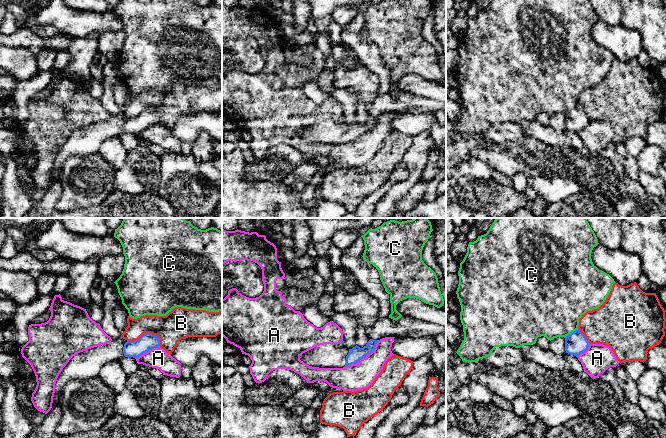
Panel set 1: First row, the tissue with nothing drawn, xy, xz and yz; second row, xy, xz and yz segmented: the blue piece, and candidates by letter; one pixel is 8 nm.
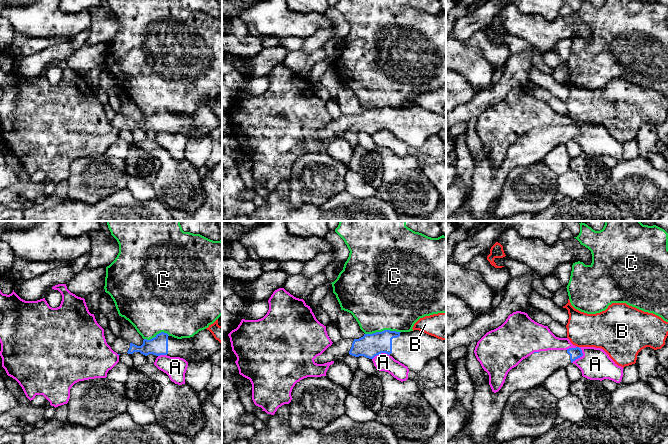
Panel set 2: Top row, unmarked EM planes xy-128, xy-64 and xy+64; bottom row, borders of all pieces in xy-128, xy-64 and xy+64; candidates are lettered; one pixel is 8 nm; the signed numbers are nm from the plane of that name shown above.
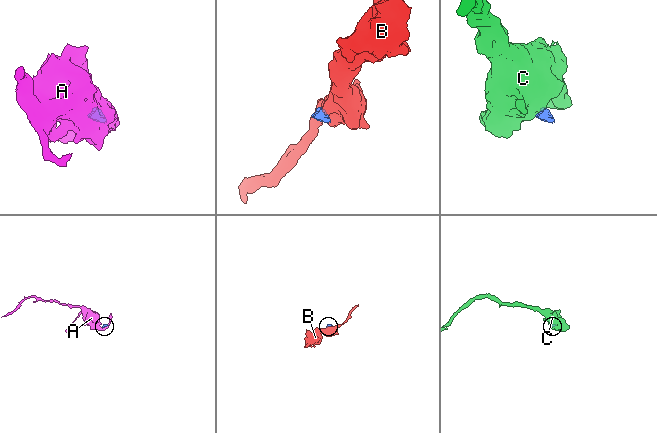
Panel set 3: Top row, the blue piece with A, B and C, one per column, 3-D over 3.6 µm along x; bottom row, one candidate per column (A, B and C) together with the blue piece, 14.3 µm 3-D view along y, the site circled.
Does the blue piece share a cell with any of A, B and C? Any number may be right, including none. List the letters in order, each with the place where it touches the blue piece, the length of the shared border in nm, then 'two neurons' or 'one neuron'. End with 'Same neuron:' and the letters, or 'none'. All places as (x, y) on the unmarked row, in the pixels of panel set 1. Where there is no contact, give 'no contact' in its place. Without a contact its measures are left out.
A: xz (363, 133) | 360 nm | two neurons
B: xy (147, 109) | 280 nm | two neurons
C: yz (572, 108) | 140 nm | two neurons
Same neuron: none

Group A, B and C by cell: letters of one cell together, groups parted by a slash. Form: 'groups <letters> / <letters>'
groups A / B / C

